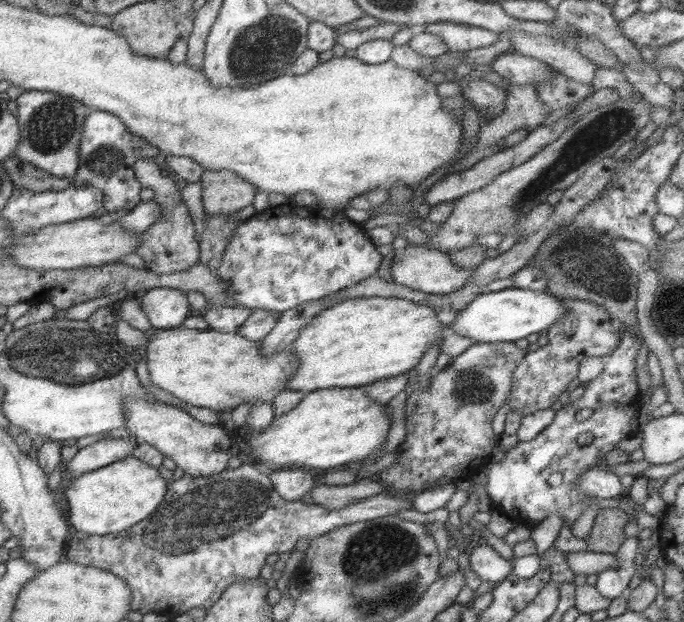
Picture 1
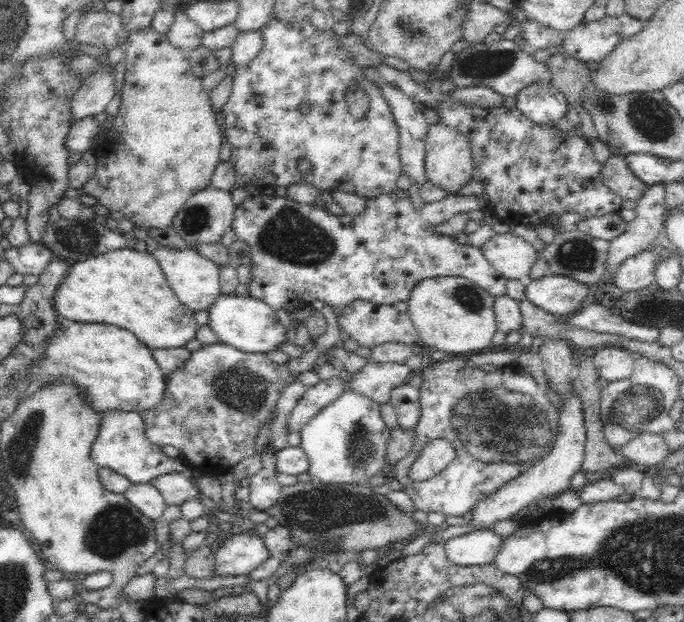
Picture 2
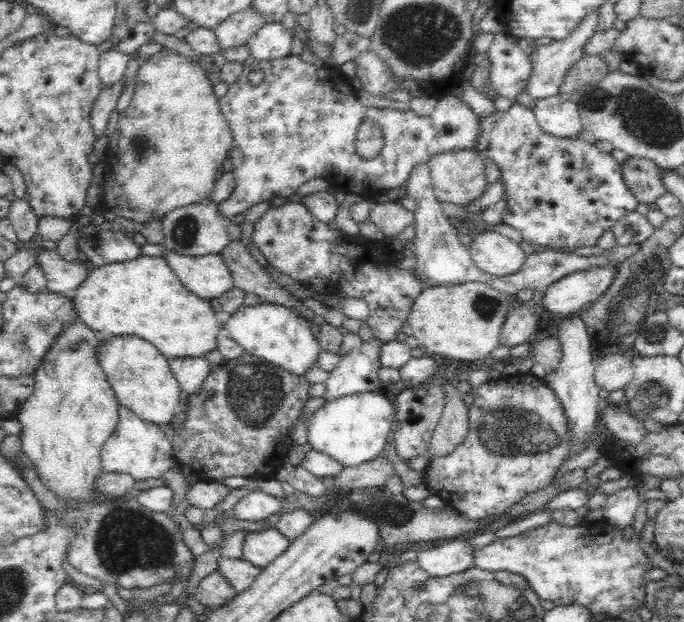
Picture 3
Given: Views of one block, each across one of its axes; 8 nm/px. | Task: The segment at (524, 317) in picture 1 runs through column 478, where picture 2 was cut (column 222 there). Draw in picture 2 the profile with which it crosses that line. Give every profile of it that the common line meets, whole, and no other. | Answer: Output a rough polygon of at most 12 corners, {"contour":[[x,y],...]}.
{"contour":[[221,295],[208,306],[218,342],[248,353],[286,341],[272,307]]}

